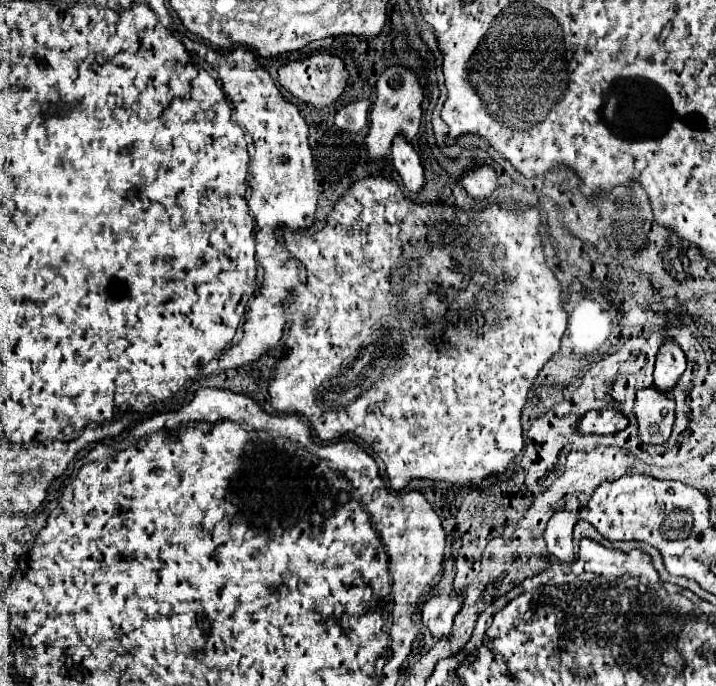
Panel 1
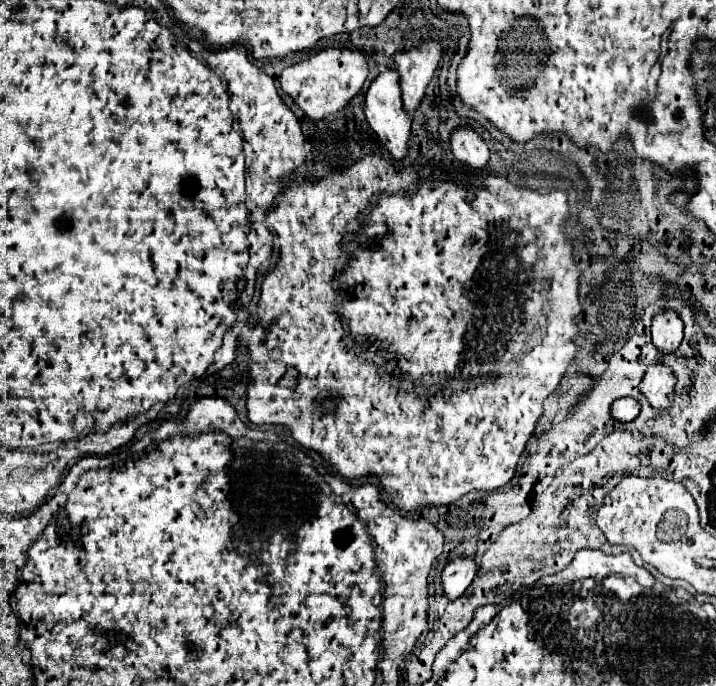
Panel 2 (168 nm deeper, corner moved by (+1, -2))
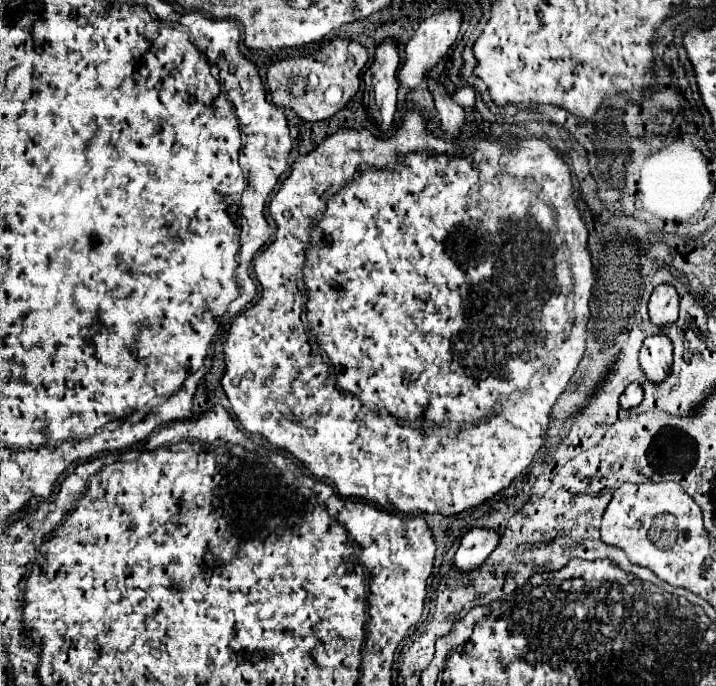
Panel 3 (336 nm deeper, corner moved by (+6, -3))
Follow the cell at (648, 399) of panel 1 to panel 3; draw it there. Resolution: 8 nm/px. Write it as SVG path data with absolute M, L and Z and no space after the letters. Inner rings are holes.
M664 334L648 336L640 348L640 366L648 380L662 380L666 372L670 372L672 360L672 342Z

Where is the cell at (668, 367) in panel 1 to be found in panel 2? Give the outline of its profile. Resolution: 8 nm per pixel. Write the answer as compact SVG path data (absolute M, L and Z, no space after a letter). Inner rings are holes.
M659 311L653 319L651 339L657 351L675 353L683 339L683 321L675 311Z

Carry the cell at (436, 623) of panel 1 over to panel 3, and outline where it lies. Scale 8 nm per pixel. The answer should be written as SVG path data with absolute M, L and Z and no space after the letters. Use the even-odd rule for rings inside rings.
M472 528L462 538L462 544L454 556L454 566L458 570L472 570L482 560L486 560L496 548L500 536L492 528Z

